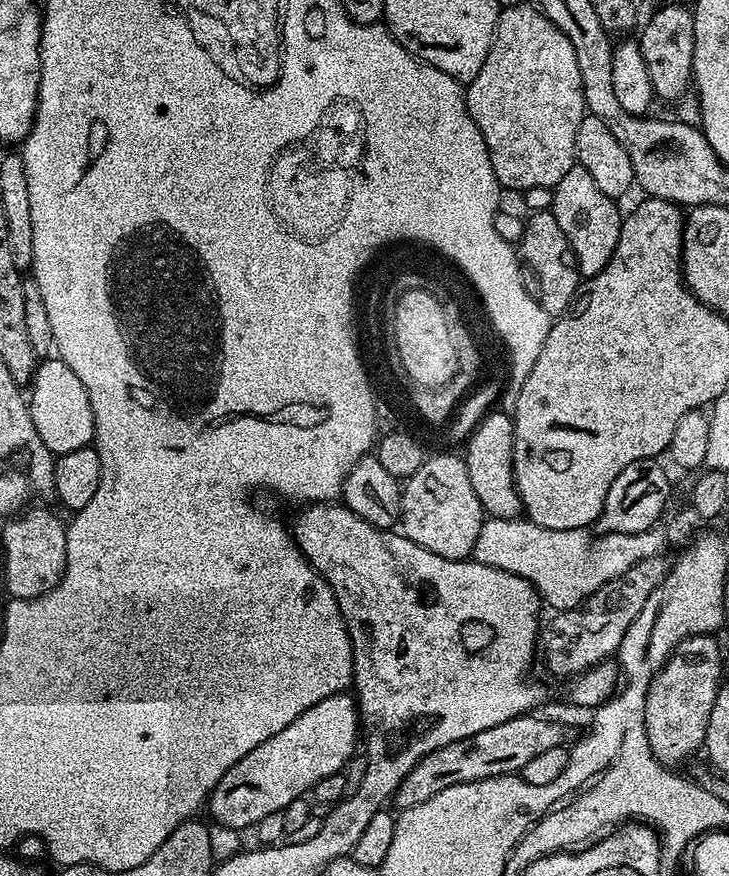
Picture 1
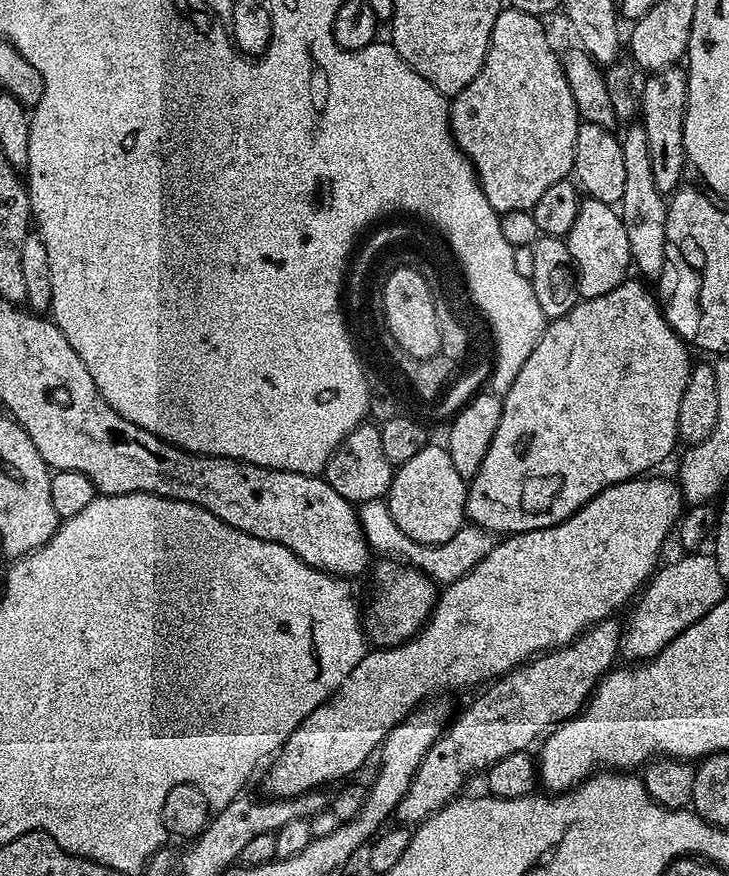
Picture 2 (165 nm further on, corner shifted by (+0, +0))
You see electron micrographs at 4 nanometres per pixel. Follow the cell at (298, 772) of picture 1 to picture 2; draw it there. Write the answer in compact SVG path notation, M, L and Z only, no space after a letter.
M648 474L610 486L590 498L590 502L573 516L554 526L514 532L496 542L490 554L486 554L474 570L439 593L431 616L416 635L402 644L380 646L365 652L362 662L346 674L346 682L342 682L330 699L322 702L318 710L300 723L279 755L267 765L264 788L268 792L265 793L272 798L295 798L304 792L323 789L323 784L335 785L355 777L352 775L371 756L373 759L390 730L425 702L431 701L428 700L431 696L472 688L475 684L487 685L521 664L569 644L593 624L615 617L615 612L651 581L661 563L660 551L668 535L671 532L673 535L686 504L675 479L663 480L656 475L660 474Z

